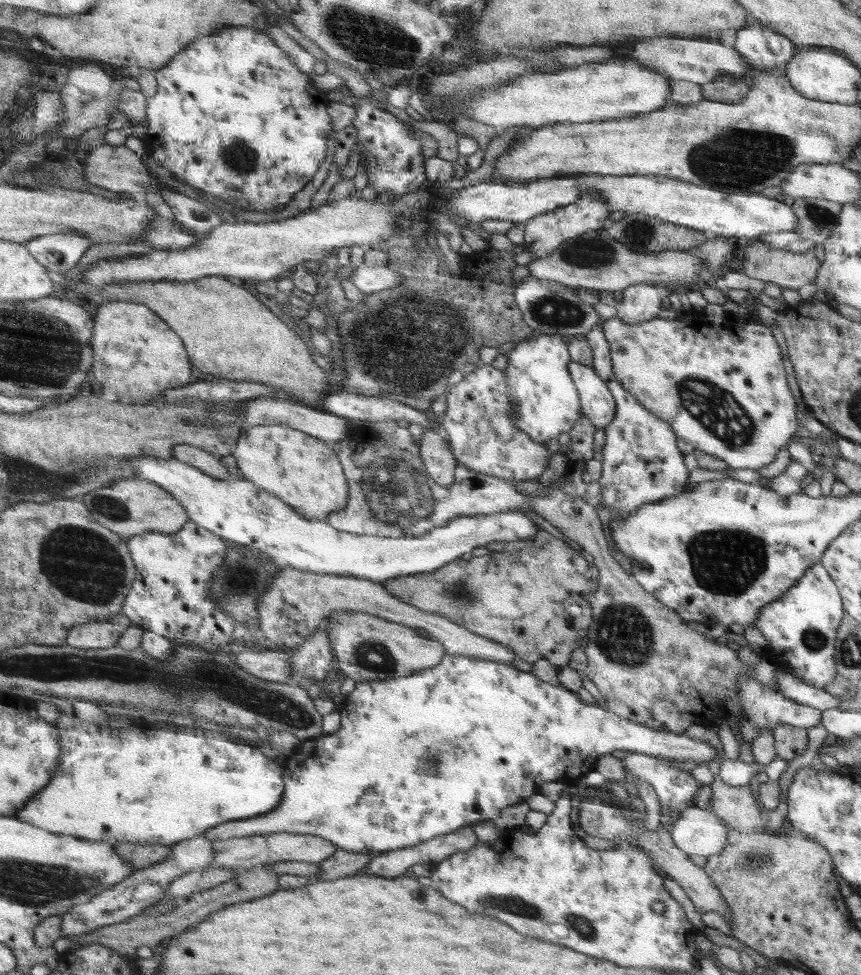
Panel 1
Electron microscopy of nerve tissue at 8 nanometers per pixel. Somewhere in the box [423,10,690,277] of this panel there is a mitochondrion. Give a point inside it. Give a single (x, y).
(590, 252)

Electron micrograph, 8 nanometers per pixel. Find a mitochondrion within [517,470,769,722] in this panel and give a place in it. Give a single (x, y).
(624, 636)

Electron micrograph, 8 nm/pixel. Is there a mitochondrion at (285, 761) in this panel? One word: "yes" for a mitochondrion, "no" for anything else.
no

